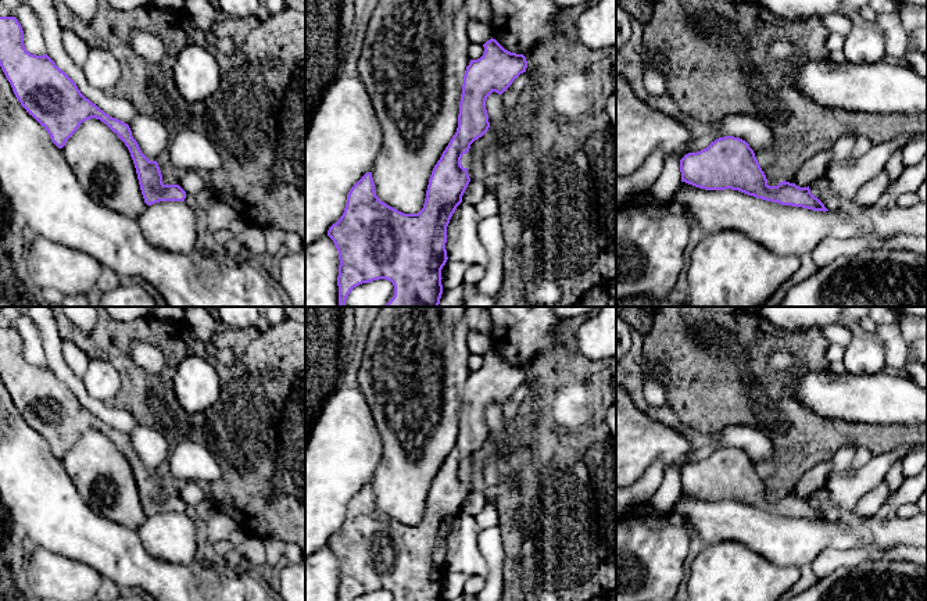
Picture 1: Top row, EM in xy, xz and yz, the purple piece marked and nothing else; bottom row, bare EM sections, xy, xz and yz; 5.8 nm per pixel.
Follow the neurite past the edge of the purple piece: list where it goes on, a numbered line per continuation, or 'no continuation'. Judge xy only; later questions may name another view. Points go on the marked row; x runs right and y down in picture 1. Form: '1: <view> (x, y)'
no continuation

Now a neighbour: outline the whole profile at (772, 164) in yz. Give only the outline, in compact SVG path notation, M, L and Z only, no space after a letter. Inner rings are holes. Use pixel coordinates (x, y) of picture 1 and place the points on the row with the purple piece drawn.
M755 151L755 157L762 168L762 171L766 175L767 179L767 185L769 186L777 186L781 179L783 179L783 173L785 171L785 165L784 161L781 160L779 153L767 153L767 154L760 154L758 151Z

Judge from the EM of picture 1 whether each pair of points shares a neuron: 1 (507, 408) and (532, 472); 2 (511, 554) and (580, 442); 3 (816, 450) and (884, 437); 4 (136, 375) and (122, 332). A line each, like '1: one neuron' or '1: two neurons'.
1: two neurons
2: one neuron
3: one neuron
4: one neuron

